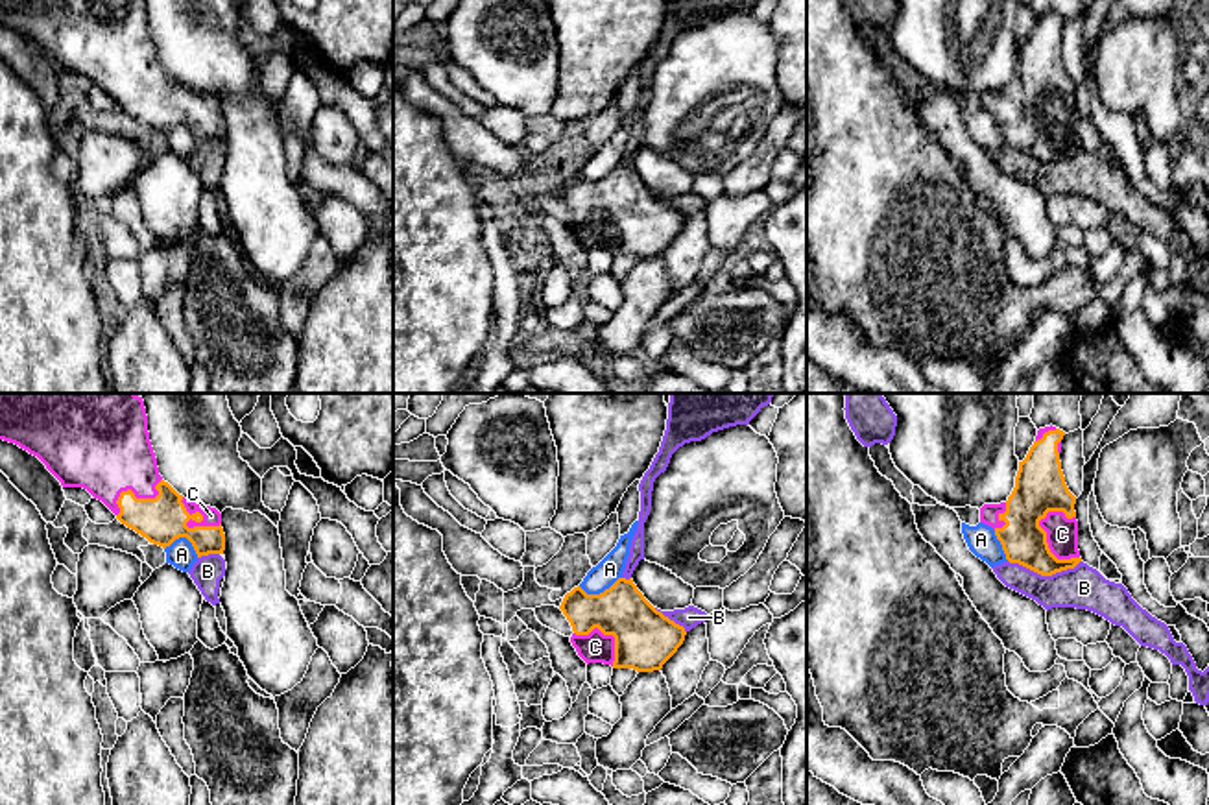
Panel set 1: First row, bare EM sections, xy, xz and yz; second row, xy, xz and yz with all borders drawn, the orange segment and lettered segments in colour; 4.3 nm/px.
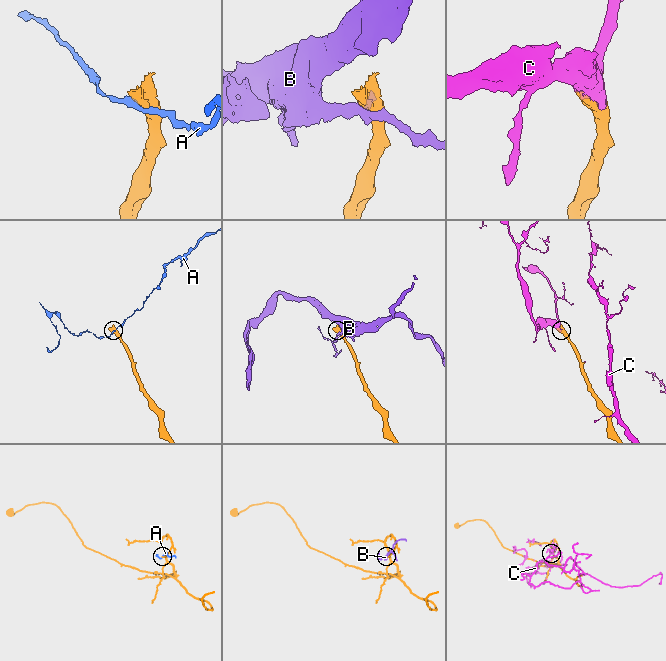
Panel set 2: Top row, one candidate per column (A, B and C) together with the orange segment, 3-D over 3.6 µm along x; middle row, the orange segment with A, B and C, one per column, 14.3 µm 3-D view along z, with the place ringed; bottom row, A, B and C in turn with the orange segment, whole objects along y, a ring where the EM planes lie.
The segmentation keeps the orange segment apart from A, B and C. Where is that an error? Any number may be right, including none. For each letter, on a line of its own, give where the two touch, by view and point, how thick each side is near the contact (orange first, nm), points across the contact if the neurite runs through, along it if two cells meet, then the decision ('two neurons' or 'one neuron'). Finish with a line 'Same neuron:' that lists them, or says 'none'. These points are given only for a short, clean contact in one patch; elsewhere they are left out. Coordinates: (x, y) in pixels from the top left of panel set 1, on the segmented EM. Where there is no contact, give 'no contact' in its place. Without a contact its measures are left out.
A: xz (600, 593) | 240/110 nm | along xz (621, 576), (598, 593), (586, 593), (578, 586) | two neurons
B: yz (1045, 575) | 190/190 nm | two neurons
C: yz (1047, 545) | 220/140 nm | one neuron
Same neuron: C

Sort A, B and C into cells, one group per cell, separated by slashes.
A / B / C

